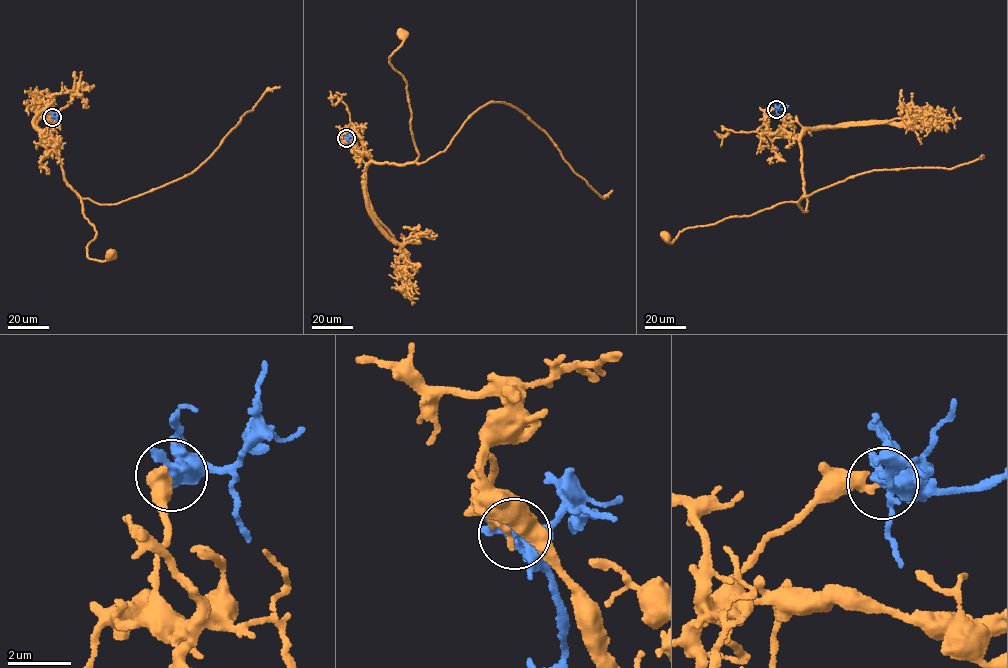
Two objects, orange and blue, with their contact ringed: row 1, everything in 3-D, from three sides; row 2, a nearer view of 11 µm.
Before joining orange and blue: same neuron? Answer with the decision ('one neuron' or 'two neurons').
two neurons

